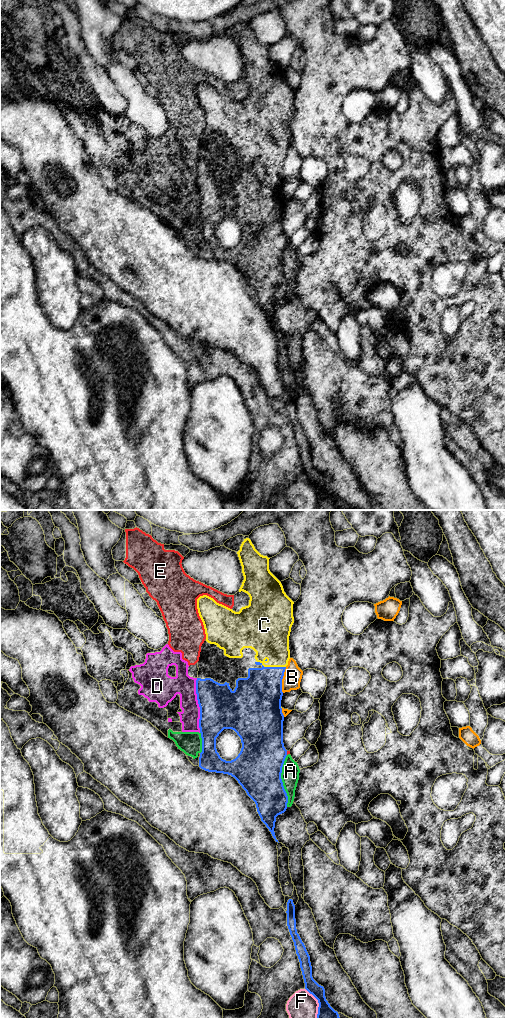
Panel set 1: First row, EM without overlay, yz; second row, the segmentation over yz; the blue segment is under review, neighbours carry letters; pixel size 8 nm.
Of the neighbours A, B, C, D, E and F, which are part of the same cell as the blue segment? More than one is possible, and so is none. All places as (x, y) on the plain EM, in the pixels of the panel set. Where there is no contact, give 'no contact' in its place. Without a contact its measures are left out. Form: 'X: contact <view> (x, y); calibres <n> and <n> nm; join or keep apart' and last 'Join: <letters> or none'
A: contact yz (281, 269); calibres 380 and 140 nm; keep apart
B: contact yz (281, 168); calibres 380 and 150 nm; keep apart
C: contact yz (271, 155); calibres 360 and 320 nm; join
D: contact yz (199, 193); calibres 340 and 170 nm; keep apart
E: contact yz (286, 241); calibres 380 and 30 nm; keep apart
F: contact yz (319, 493); calibres 190 and 260 nm; keep apart
Join: C

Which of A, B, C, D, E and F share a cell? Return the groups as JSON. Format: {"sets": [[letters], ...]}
{"sets": [["A", "D", "E"], ["B"], ["C"], ["F"]]}

